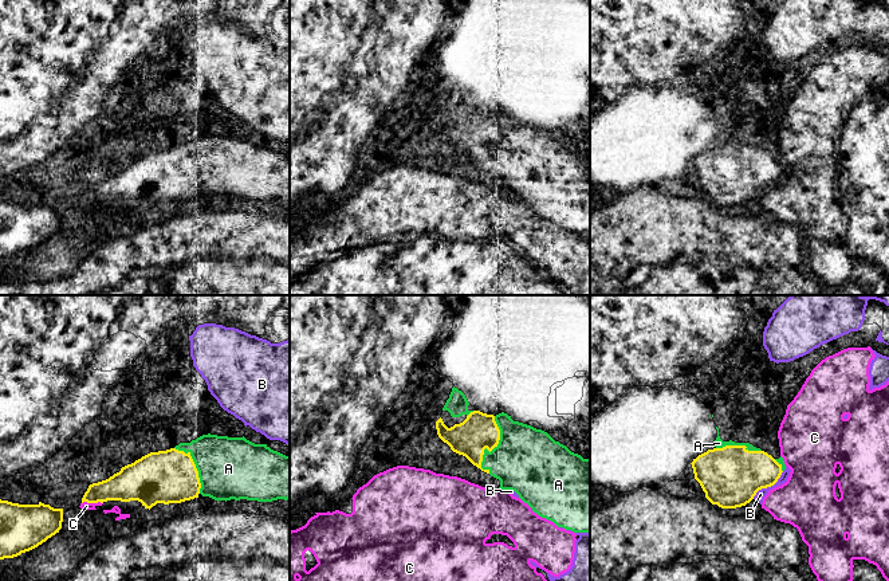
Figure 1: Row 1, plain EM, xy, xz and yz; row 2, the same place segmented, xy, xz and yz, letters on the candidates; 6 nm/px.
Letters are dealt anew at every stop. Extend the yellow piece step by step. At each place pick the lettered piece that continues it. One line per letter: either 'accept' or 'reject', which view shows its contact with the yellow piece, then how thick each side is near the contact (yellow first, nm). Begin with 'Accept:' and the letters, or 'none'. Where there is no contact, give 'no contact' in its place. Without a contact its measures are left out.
Accept: none
A: reject | xz | 220/400 nm
B: reject | yz | 360/60 nm
C: reject | xy | 190/50 nm

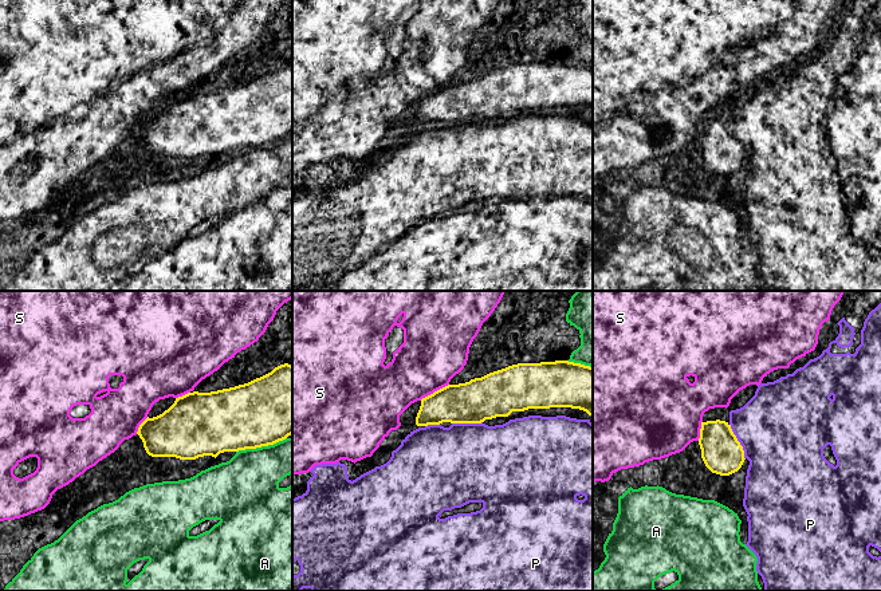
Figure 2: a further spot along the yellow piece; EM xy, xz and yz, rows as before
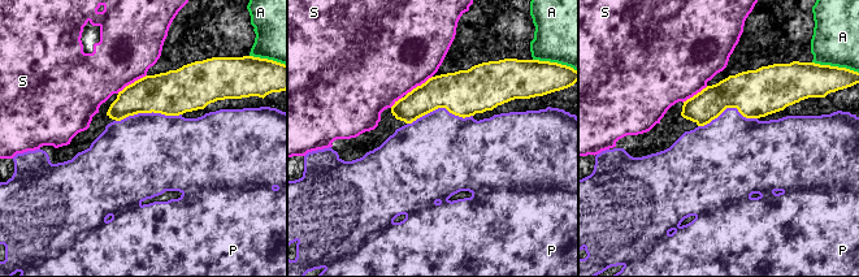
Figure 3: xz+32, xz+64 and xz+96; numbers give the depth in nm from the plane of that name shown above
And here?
Accept: S
A: reject | xy | 400/380 nm
P: reject | yz | 240/480 nm
S: accept | xz | 260/380 nm

